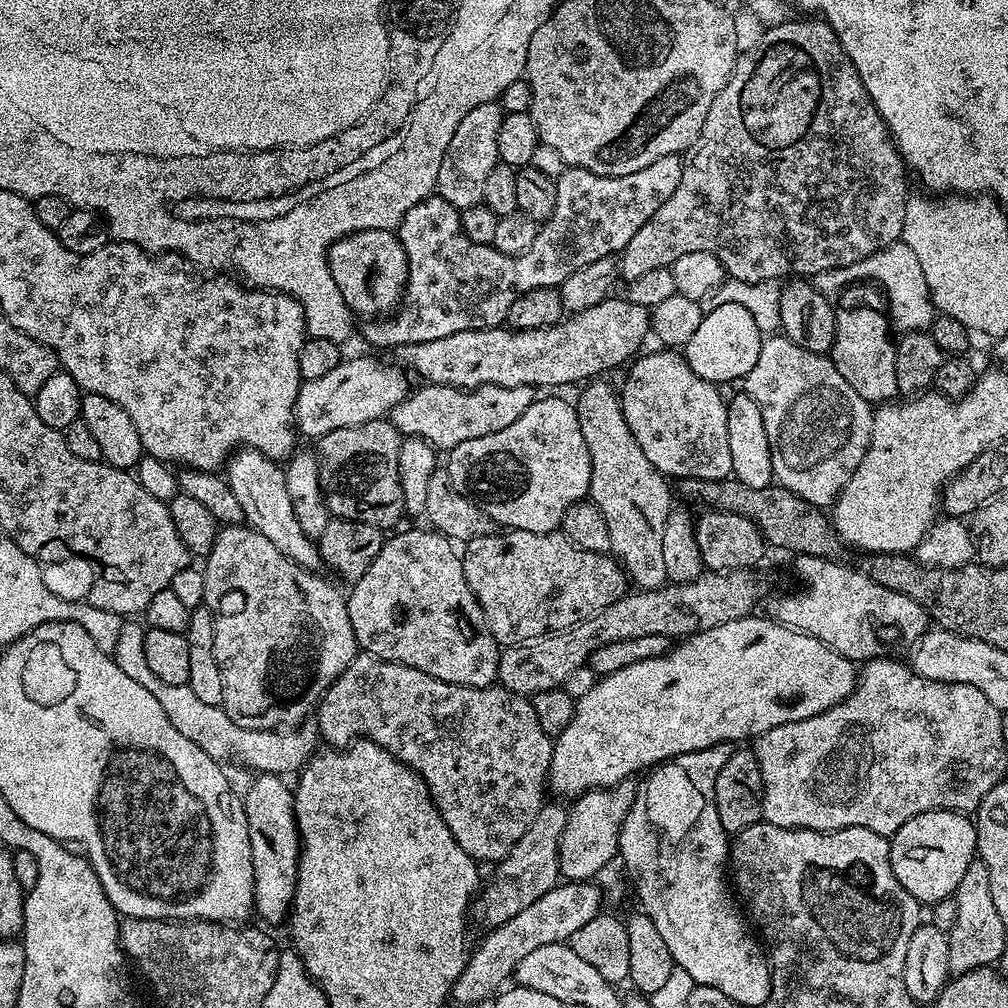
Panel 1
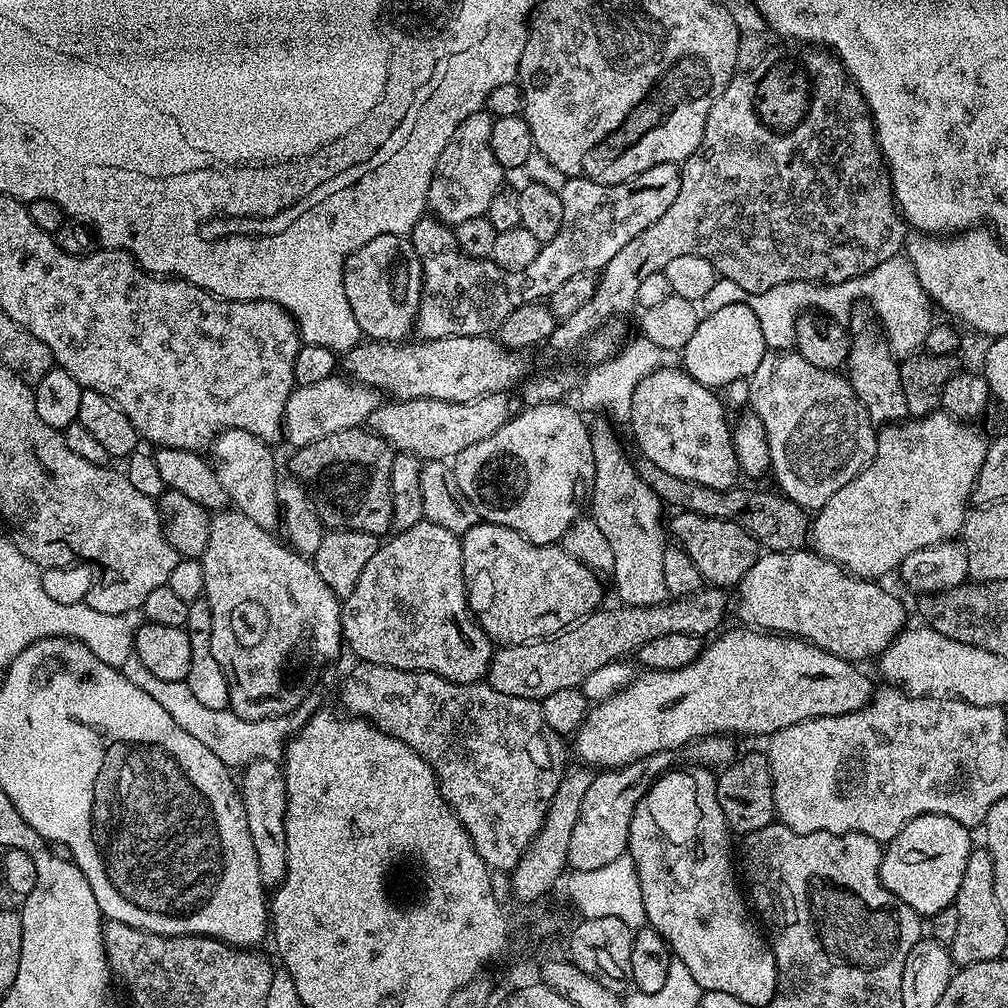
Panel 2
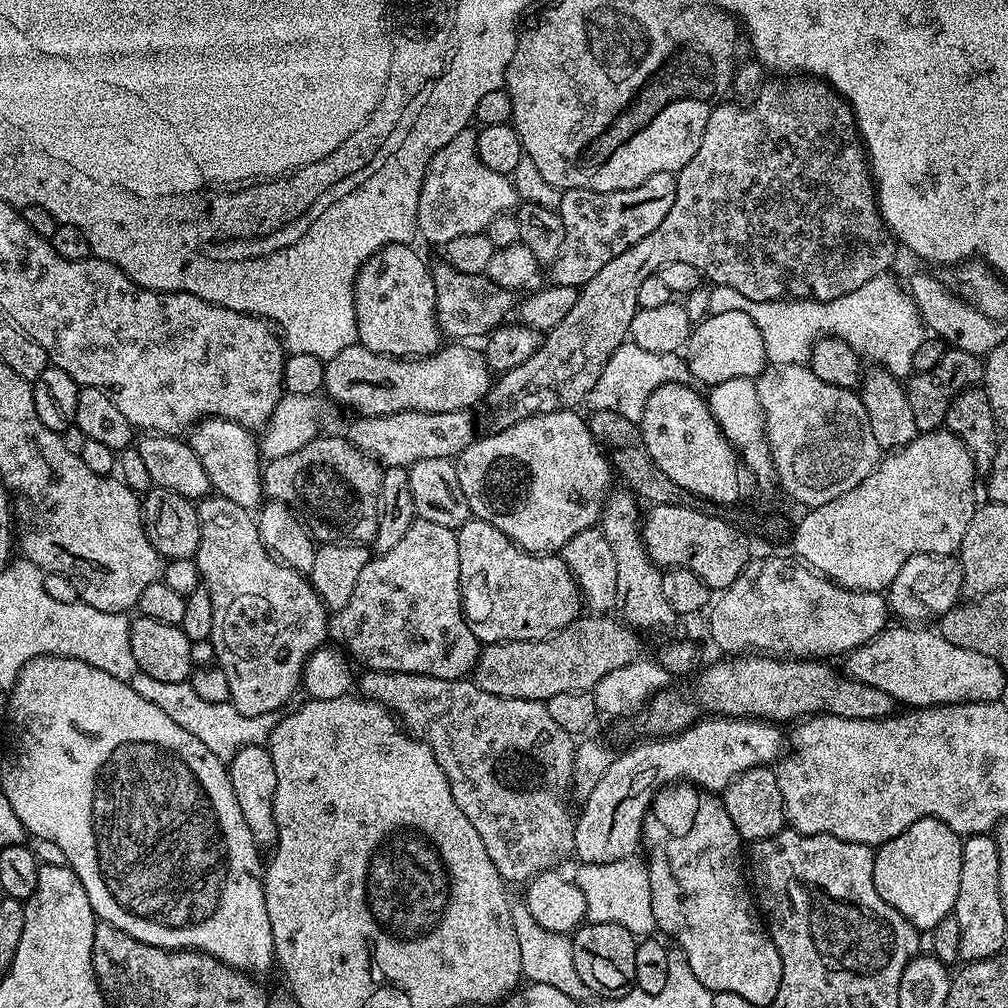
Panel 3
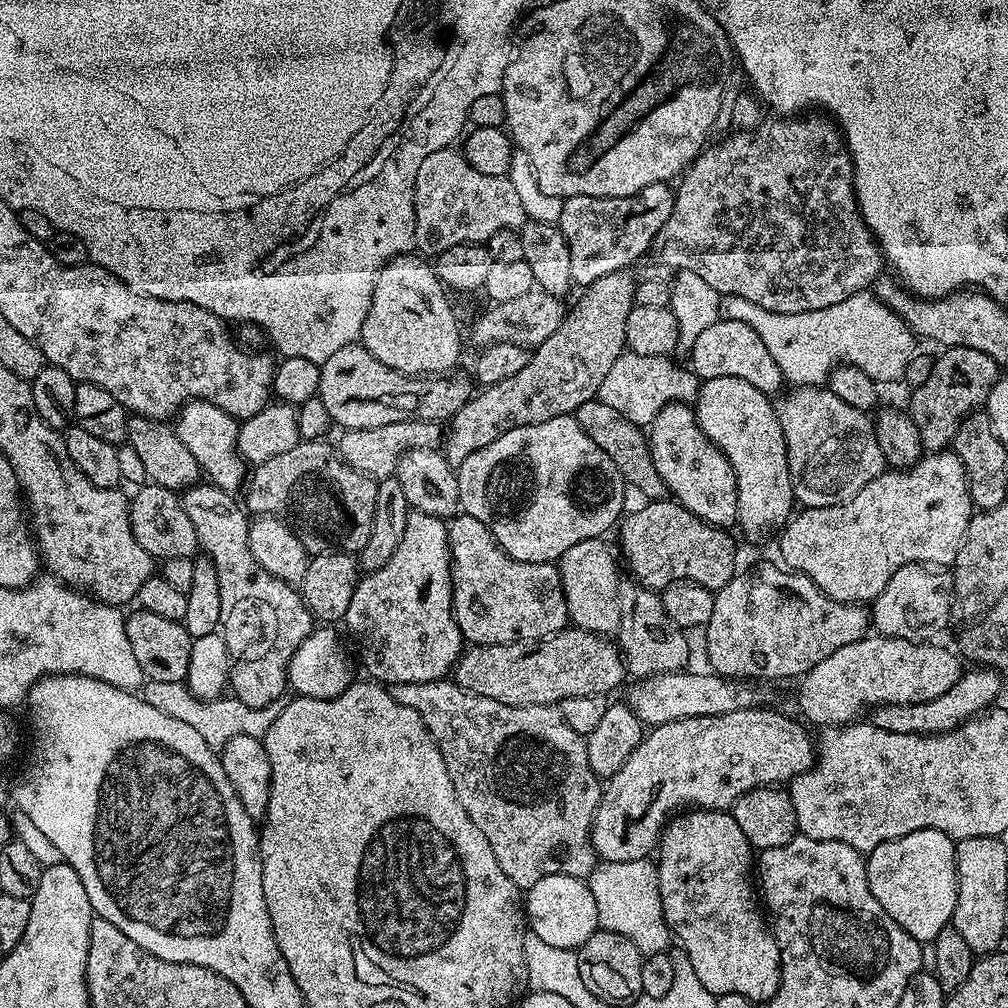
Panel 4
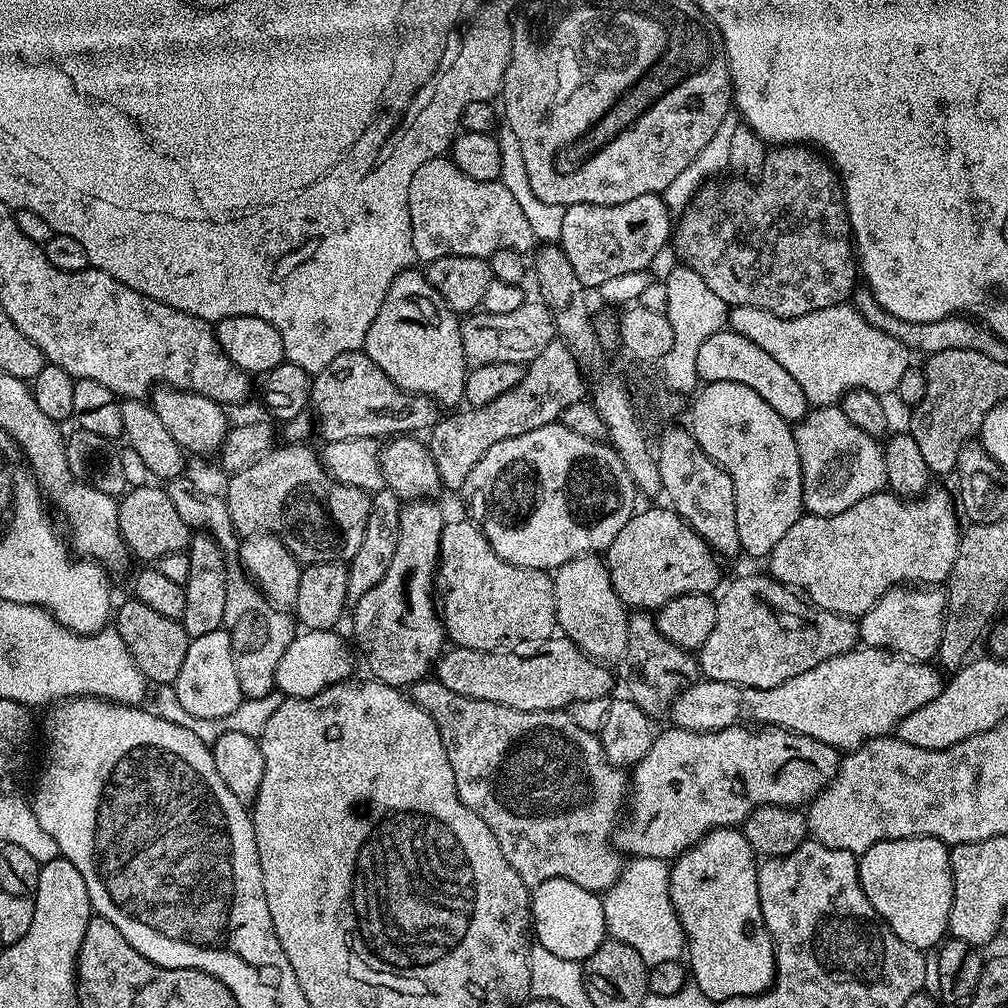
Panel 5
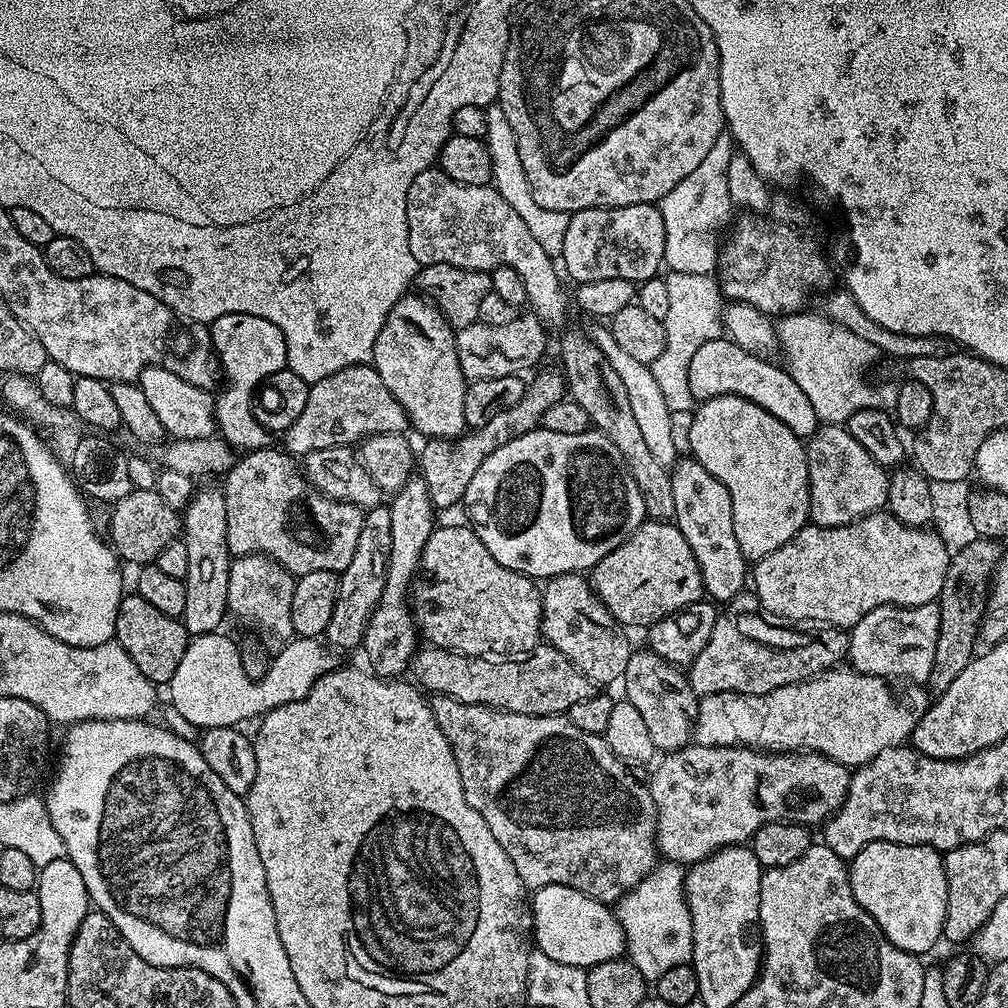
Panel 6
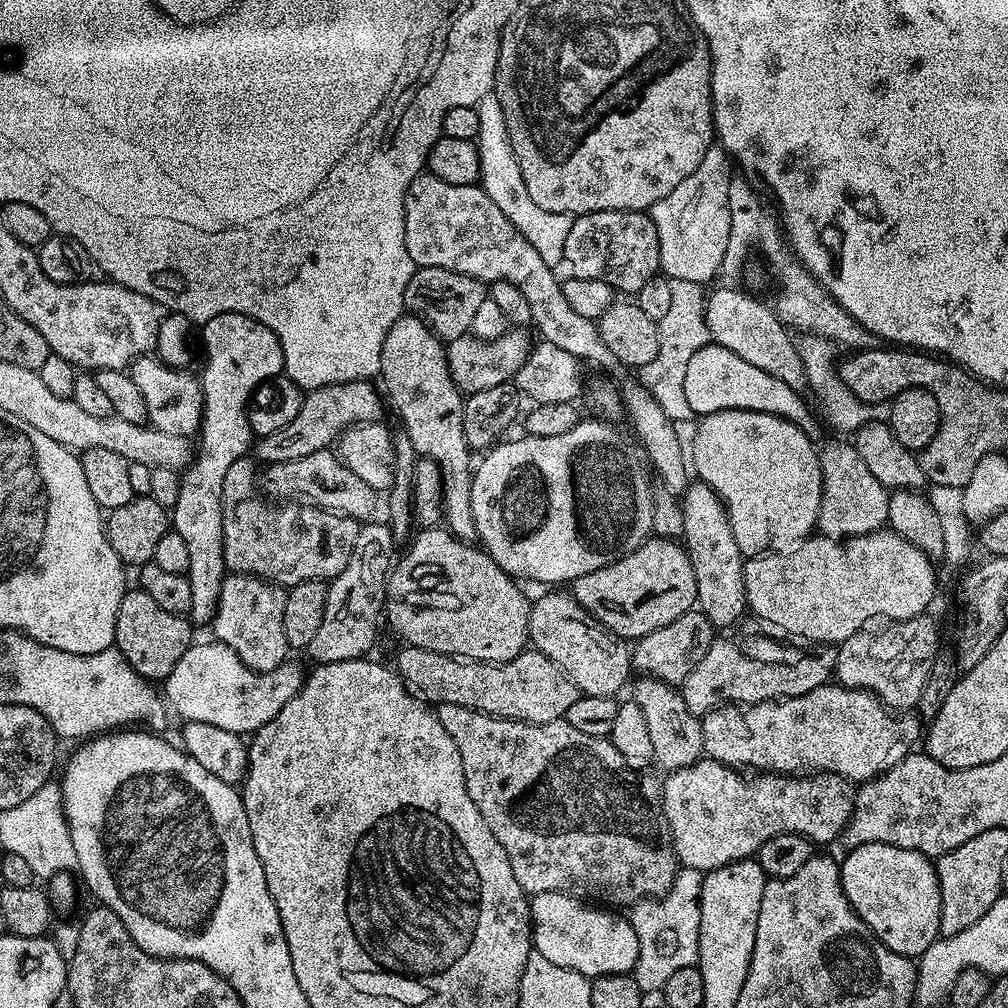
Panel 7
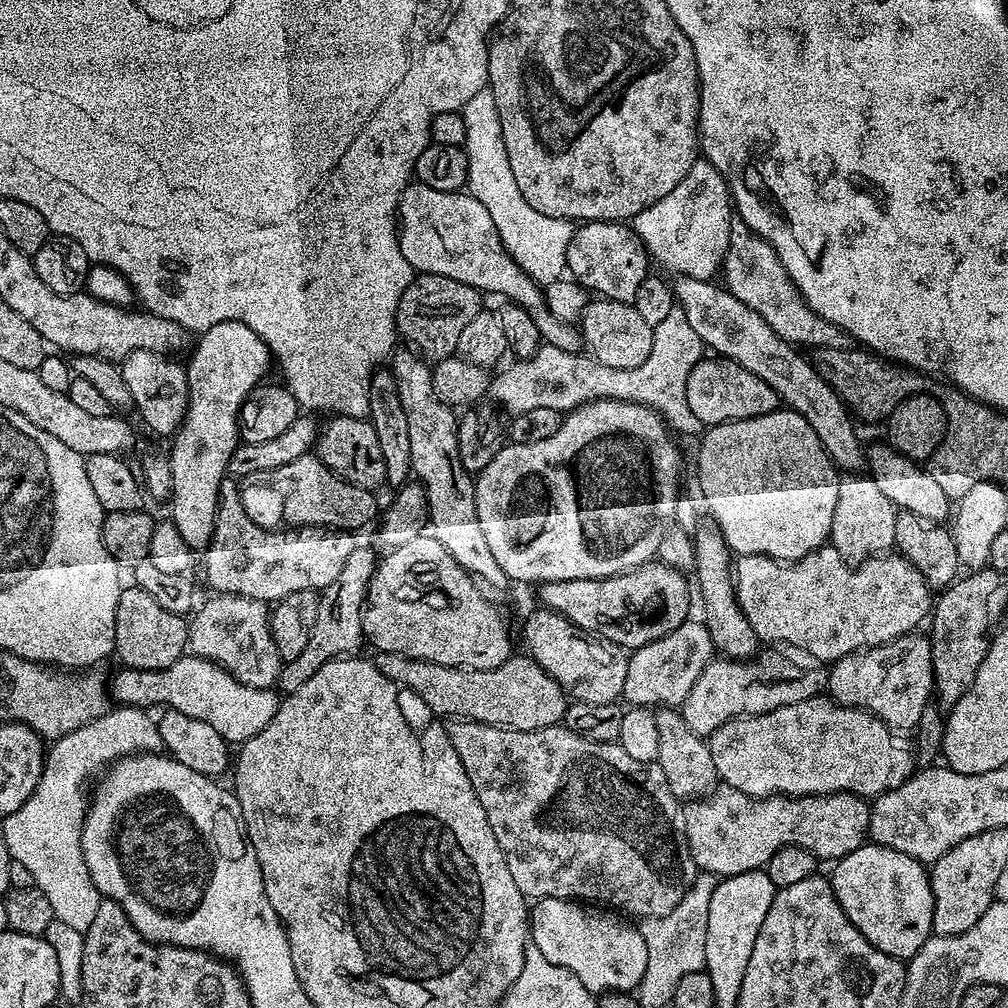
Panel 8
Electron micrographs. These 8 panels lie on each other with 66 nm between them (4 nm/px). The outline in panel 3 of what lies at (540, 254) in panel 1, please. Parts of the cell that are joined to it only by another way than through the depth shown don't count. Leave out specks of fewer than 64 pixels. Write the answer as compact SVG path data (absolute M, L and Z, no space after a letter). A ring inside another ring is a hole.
M671 172L654 174L654 178L646 178L642 186L630 190L595 192L581 188L567 189L561 195L558 213L562 222L568 220L565 236L572 236L572 240L567 240L568 244L562 242L560 256L550 268L551 283L579 289L590 282L590 278L594 278L594 274L610 262L610 258L618 258L618 254L630 250L634 242L646 238L650 230L658 230L658 226L662 226L662 218L670 214L675 197L676 177ZM440 262L432 268L432 277L434 278L434 290L436 291L436 321L440 323L440 331L448 338L468 338L464 336L487 337L493 328L499 328L505 323L508 311L513 311L514 300L512 304L513 293L507 288L499 288L493 280L489 280L487 275L466 274L454 270L447 262Z

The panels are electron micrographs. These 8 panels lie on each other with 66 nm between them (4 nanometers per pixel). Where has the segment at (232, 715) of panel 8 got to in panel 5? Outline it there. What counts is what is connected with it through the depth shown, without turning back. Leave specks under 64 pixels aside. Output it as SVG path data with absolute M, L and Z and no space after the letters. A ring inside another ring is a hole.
M224 628L189 639L186 662L182 662L182 670L174 687L178 702L182 702L182 706L196 718L223 720L224 717L234 714L234 710L238 710L245 694L240 688L234 666L232 637ZM300 630L292 637L286 654L282 654L282 662L278 662L276 667L276 688L283 692L285 697L293 700L310 698L353 675L353 649L349 641L344 641L338 633L336 630Z

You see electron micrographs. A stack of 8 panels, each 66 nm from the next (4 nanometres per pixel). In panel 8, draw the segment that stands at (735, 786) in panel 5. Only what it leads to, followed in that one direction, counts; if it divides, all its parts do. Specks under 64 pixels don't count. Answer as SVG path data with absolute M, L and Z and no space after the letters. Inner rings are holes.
M717 786L707 796L691 801L682 815L686 842L697 869L723 878L767 869L770 858L783 848L810 850L820 862L838 861L869 839L871 813L869 801L852 792L757 798L742 794L742 790Z

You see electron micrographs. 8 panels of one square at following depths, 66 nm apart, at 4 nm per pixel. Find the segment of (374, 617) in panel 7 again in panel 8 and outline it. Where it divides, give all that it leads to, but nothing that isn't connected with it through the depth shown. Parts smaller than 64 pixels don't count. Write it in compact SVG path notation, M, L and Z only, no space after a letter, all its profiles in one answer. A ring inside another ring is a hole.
M356 547L350 554L350 558L346 558L346 566L342 566L342 574L338 574L338 578L334 578L334 582L330 582L330 586L326 586L319 593L318 619L314 622L314 634L310 634L310 642L306 642L302 654L298 654L298 658L287 661L281 667L278 681L281 693L290 694L298 690L298 686L302 686L309 678L314 678L314 673L322 670L326 662L361 651L360 644L365 643L362 630L364 605L368 599L368 587L372 582L372 575L375 574L378 565L377 549L372 548Z

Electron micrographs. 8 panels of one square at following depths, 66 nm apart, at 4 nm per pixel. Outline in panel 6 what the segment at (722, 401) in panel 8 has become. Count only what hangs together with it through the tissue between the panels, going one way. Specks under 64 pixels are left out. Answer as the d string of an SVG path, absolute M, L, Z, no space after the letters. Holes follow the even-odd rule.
M727 338L706 342L695 351L690 363L690 393L696 402L703 402L719 396L741 396L758 406L765 408L778 422L786 422L790 430L801 438L816 433L822 421L814 414L814 406L810 406L810 398L802 391L802 386L794 382L787 367L763 356L755 356L742 346Z

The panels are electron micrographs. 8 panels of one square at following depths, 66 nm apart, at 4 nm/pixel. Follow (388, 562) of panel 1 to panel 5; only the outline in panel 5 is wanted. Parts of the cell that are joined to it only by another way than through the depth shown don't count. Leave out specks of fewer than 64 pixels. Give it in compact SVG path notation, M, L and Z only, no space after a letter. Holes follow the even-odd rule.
M421 498L418 500L407 501L407 503L405 503L403 507L401 507L400 517L398 518L398 550L394 550L394 558L390 558L390 566L386 569L386 574L382 574L382 582L378 582L378 586L374 586L374 590L368 590L366 594L362 596L360 600L355 601L354 607L351 609L351 612L353 611L352 612L352 636L353 637L351 636L351 639L354 641L354 644L355 644L354 639L356 639L357 645L355 644L355 647L358 649L358 652L359 652L358 647L360 647L360 652L362 655L364 655L364 660L366 663L368 663L369 670L372 671L369 673L371 673L371 675L375 677L375 679L378 679L384 684L388 684L389 686L391 686L391 688L398 688L398 689L404 690L404 689L407 689L411 685L417 684L418 681L425 679L425 677L427 677L429 673L433 671L436 661L440 659L442 653L445 651L445 648L446 648L446 633L444 631L444 622L440 618L440 614L438 611L438 604L437 604L437 601L434 599L434 585L436 583L436 566L437 564L440 563L440 543L442 542L442 530L444 529L445 523L446 523L446 515L444 516L443 510L440 509L439 506L436 505L436 502L433 502L431 499Z

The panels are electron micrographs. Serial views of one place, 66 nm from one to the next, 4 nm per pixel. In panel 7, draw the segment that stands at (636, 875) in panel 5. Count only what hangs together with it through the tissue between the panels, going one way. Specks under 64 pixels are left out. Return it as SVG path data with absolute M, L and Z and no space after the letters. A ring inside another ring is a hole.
M681 867L676 873L672 889L659 898L645 898L631 905L630 919L634 934L638 934L638 962L634 975L641 993L659 993L677 970L693 967L698 961L700 933L700 895L705 873Z

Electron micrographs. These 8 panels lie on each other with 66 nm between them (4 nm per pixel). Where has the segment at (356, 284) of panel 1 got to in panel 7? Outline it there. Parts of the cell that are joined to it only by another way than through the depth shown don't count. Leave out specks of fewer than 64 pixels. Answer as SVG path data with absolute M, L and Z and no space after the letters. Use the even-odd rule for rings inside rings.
M411 314L400 316L398 322L394 322L394 326L390 326L390 334L386 336L386 342L382 344L379 379L384 380L385 386L388 387L389 397L387 396L387 399L390 404L390 399L392 399L397 414L404 419L402 430L408 435L410 442L414 442L414 450L421 457L433 460L436 467L440 469L440 481L444 491L443 523L448 531L459 540L475 541L477 534L474 526L474 510L470 510L474 460L471 460L473 457L470 455L470 449L462 430L465 397L450 378L445 341L439 340L416 316Z

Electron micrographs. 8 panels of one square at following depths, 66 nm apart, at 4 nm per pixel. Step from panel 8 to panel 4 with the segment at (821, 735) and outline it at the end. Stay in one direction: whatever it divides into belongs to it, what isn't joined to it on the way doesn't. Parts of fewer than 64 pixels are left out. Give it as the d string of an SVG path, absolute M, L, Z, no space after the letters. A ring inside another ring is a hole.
M869 634L863 640L850 642L850 646L842 646L842 650L834 650L830 658L822 658L799 681L799 715L809 725L843 726L859 717L856 715L864 704L917 704L946 694L960 680L962 660L955 651L936 643ZM667 672L661 676L649 676L643 682L636 682L628 692L626 703L634 710L638 719L645 725L655 726L674 722L682 718L702 718L703 716L718 716L730 714L739 708L751 708L757 703L751 687L737 682L732 678L725 678L704 672Z

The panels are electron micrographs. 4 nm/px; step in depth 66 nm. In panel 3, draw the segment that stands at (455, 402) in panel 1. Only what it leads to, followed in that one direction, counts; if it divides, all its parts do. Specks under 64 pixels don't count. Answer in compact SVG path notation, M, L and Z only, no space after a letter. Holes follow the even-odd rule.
M399 412L381 416L356 416L346 431L346 439L357 452L373 456L384 468L408 468L422 458L455 458L477 439L473 413Z

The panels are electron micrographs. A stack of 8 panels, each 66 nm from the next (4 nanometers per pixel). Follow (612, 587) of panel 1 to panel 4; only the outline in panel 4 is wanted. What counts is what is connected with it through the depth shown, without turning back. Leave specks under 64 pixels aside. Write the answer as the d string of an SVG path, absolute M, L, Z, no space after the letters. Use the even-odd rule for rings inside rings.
M463 514L451 517L448 545L452 555L452 613L469 645L535 642L569 627L564 589L560 587L560 570L555 563L535 564L510 558L486 525L478 522L478 518Z

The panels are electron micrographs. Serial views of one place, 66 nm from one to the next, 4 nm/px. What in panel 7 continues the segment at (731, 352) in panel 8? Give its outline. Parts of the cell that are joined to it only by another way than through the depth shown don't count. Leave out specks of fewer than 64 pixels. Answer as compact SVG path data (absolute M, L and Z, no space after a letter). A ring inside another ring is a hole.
M716 288L707 293L704 314L711 343L726 346L726 350L734 350L738 358L758 366L758 370L766 370L766 374L774 374L774 378L786 382L786 386L797 390L805 387L804 367L797 341L769 305L767 308L750 293L739 292L736 288Z

